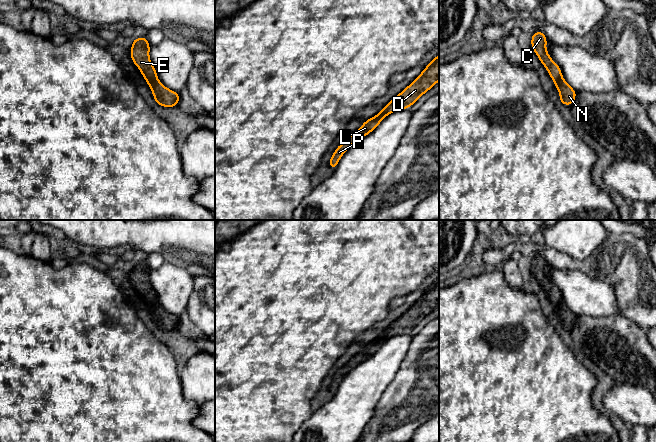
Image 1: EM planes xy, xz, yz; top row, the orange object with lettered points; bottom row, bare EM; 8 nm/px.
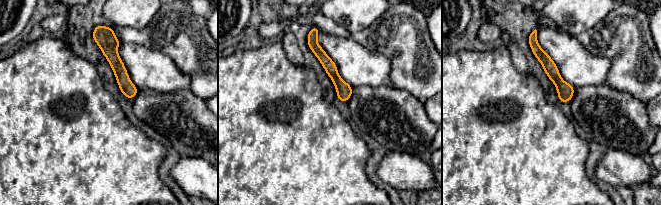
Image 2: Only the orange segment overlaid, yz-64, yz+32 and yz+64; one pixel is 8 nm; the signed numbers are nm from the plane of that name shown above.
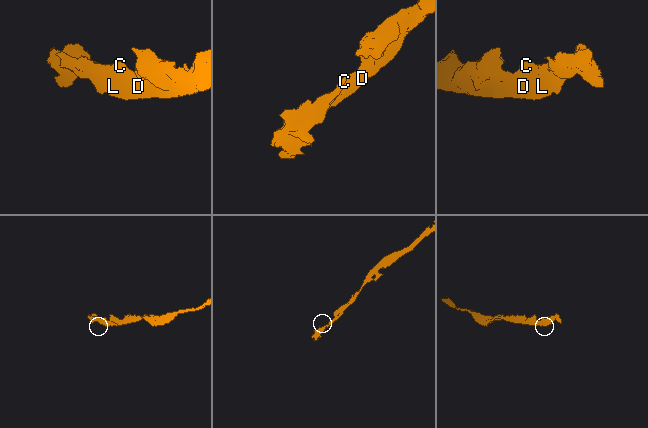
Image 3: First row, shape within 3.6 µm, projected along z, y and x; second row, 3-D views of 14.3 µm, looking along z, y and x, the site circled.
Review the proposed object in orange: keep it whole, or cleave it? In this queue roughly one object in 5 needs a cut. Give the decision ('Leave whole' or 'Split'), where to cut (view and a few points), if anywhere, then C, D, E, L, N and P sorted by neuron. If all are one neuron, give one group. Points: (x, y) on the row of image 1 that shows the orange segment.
Leave whole. No split. Groups: C D E L N P

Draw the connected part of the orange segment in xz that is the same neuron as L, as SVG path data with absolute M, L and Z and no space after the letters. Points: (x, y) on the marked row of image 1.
M439 54L424 68L421 74L401 93L394 97L379 113L365 120L363 125L337 146L330 157L329 167L337 168L343 154L361 138L370 134L386 116L398 110L410 108L423 94L439 81Z

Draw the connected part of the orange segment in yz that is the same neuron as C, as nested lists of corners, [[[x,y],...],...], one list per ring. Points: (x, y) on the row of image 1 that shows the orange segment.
[[[536,31],[531,36],[531,46],[539,57],[539,61],[548,71],[550,78],[554,81],[555,87],[560,94],[559,104],[571,106],[576,98],[577,92],[566,83],[562,76],[560,67],[554,62],[546,50],[548,40],[542,31]]]

